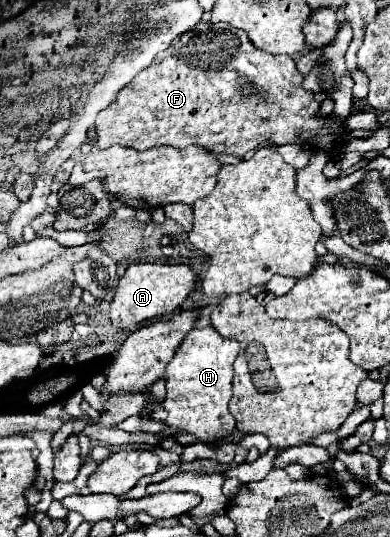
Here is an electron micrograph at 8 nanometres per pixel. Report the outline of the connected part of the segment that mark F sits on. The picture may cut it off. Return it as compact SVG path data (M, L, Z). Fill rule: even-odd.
M199 23L193 31L185 35L177 37L163 53L159 53L153 59L153 63L145 71L141 71L133 79L133 83L129 83L129 87L125 87L119 93L117 101L97 115L95 131L97 131L97 145L101 149L111 145L123 145L133 147L137 151L145 151L157 145L173 145L179 149L189 145L201 145L211 153L227 153L243 157L245 153L255 149L261 141L273 141L277 145L301 143L323 151L337 151L343 147L343 137L347 133L345 123L335 123L329 117L327 119L315 117L315 113L319 111L319 103L313 99L311 91L305 91L301 87L303 75L297 71L295 61L291 57L269 55L267 51L261 51L253 47L245 31L233 29L223 23Z

